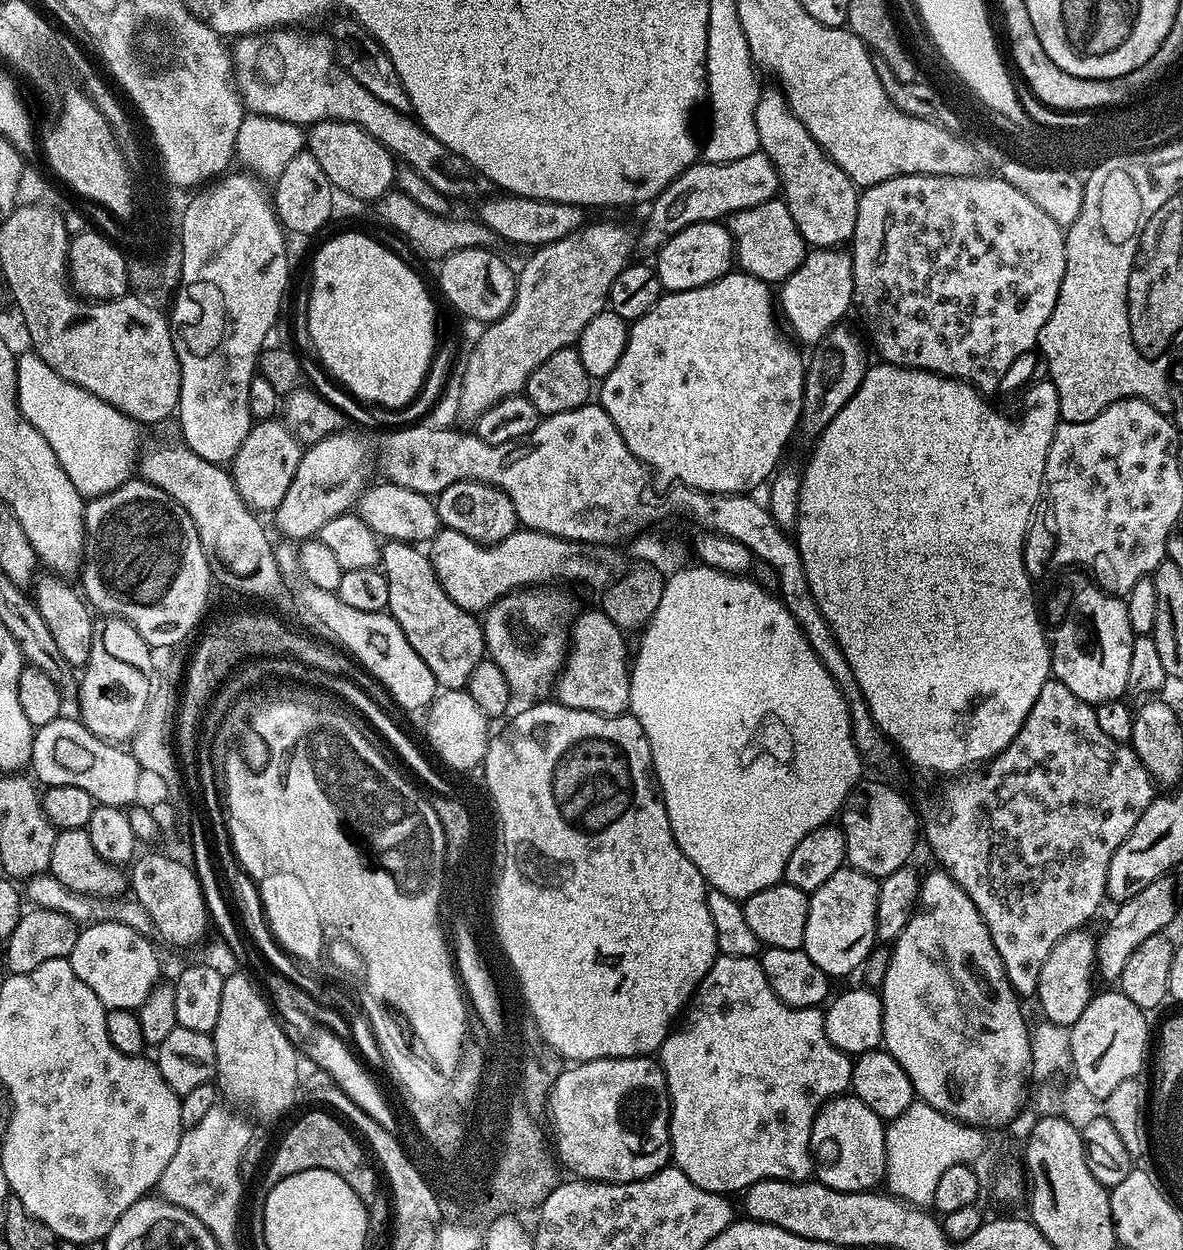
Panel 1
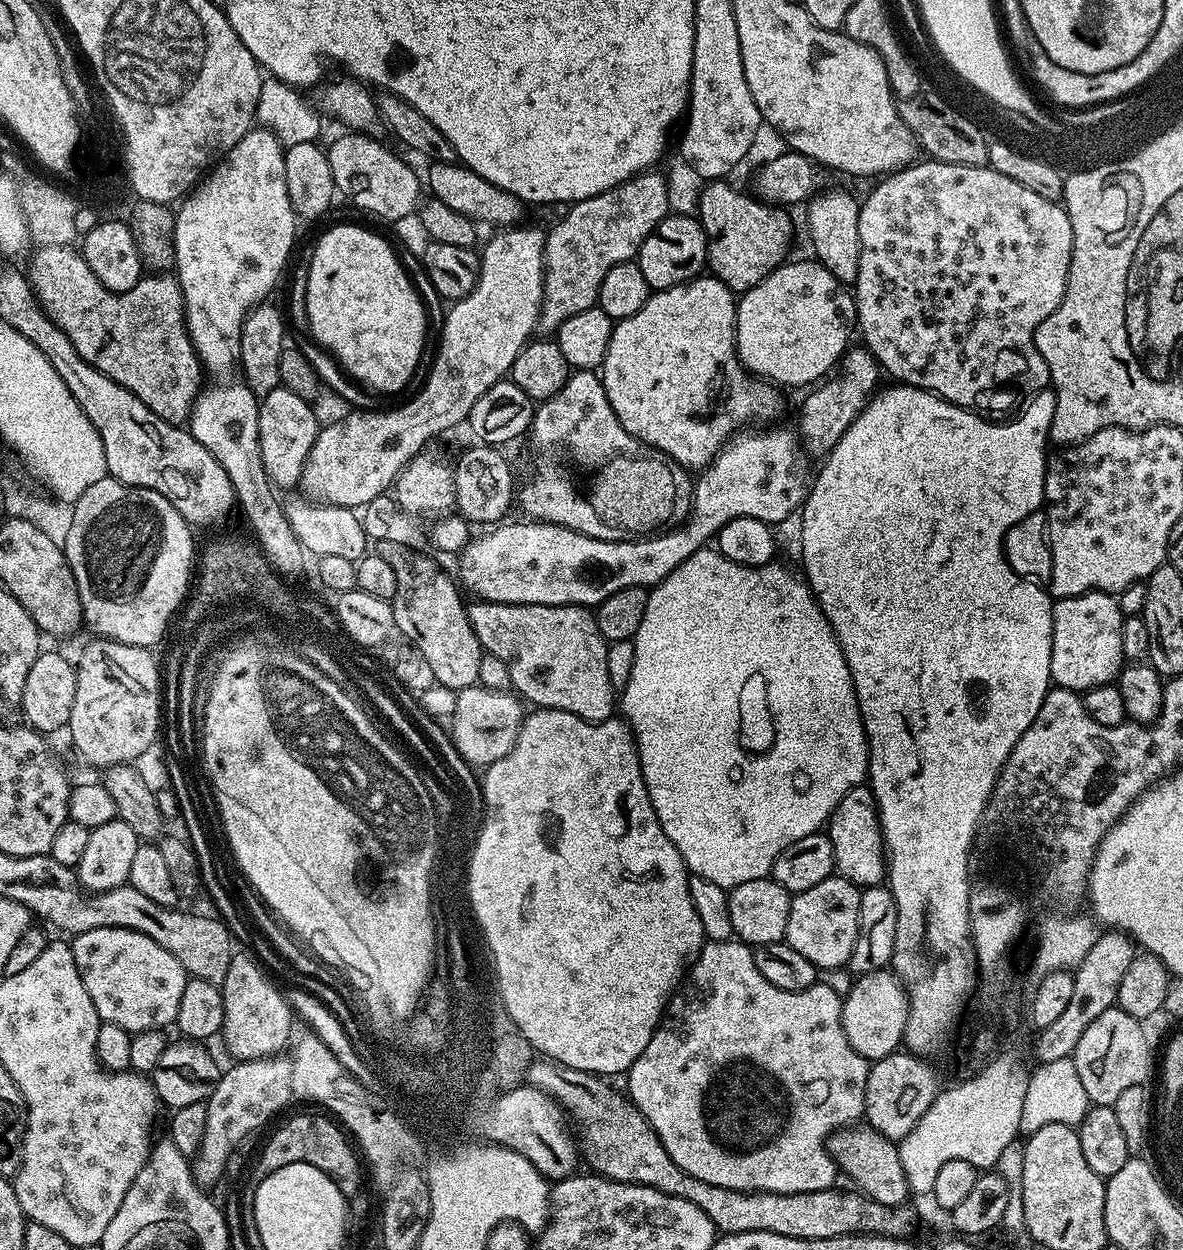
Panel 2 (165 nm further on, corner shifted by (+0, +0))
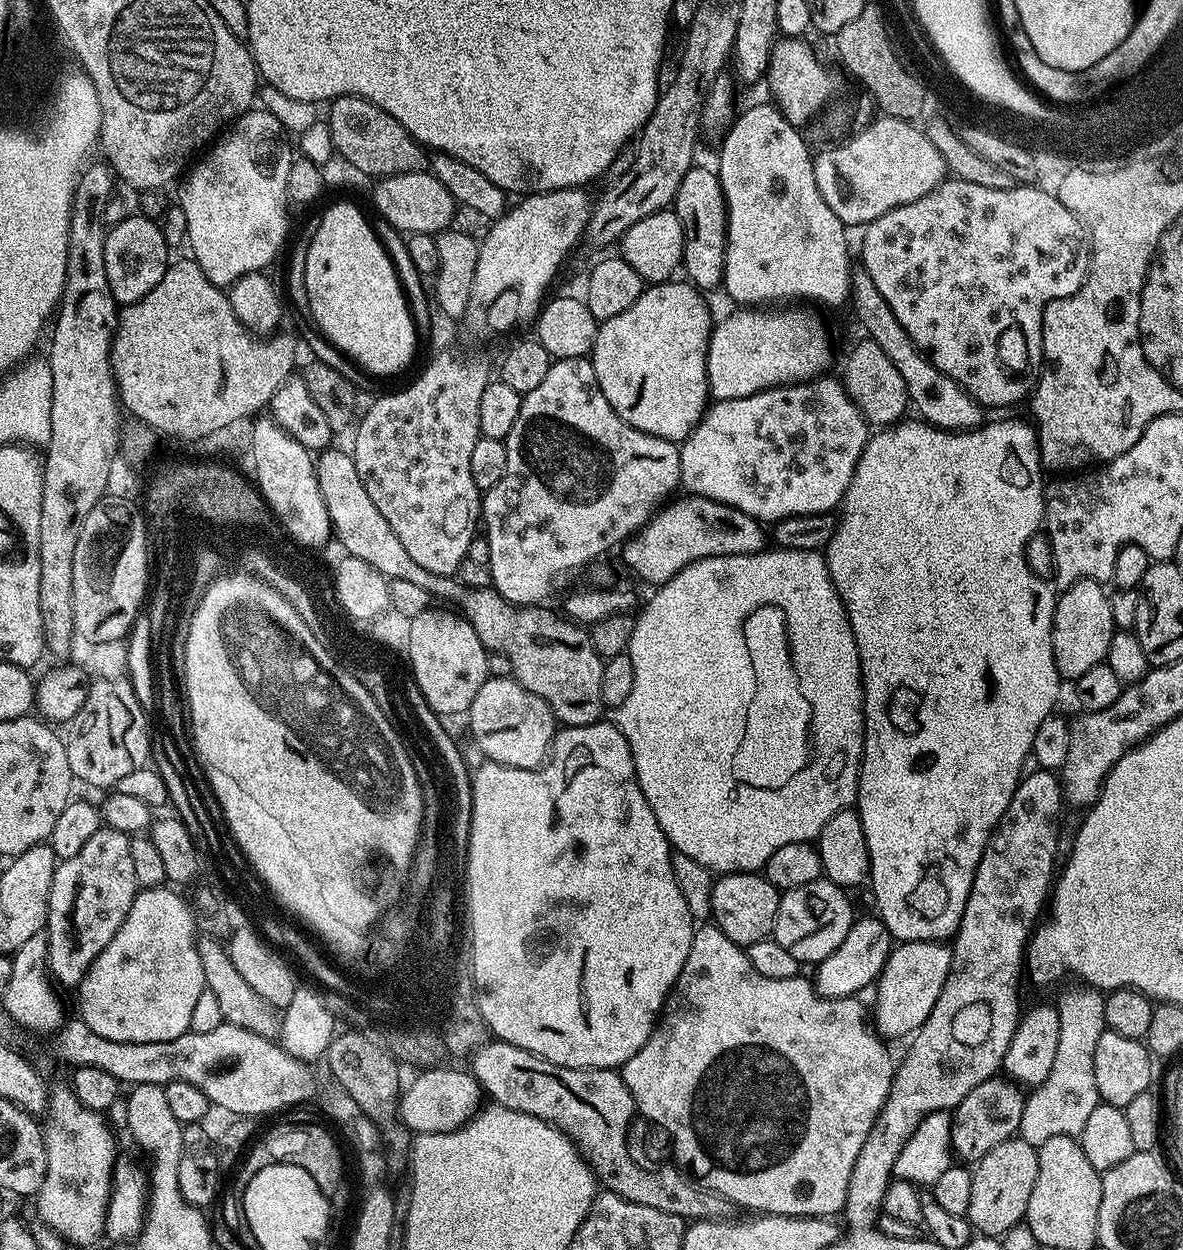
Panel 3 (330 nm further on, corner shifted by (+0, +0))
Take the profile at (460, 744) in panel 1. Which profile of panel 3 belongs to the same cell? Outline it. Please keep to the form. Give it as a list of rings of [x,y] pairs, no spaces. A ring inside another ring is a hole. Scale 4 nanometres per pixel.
[[[490,678],[474,694],[466,719],[472,731],[475,747],[491,763],[505,764],[511,768],[539,768],[545,763],[558,731],[558,721],[552,708],[538,694],[530,694],[516,679]]]

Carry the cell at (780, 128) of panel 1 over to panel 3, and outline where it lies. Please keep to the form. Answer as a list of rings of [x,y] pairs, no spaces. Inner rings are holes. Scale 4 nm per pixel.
[[[863,266],[852,269],[850,308],[856,311],[856,320],[864,327],[863,335],[869,340],[878,342],[882,354],[886,354],[886,358],[894,362],[898,374],[902,374],[902,382],[906,382],[911,407],[914,412],[916,408],[915,415],[919,419],[926,424],[933,424],[936,428],[944,428],[947,432],[967,432],[985,423],[985,409],[963,386],[954,382],[954,378],[942,374],[942,370],[938,370],[929,362],[928,357],[906,334],[906,330],[902,330],[902,322],[894,318],[894,310],[890,310],[886,298],[882,298],[878,286],[874,286],[874,281],[870,278],[870,274],[866,274]]]

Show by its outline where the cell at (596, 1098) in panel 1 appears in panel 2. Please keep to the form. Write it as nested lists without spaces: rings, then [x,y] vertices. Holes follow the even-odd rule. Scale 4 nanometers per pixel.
[[[531,1086],[509,1088],[496,1096],[480,1113],[480,1132],[485,1141],[522,1154],[522,1158],[530,1161],[549,1181],[563,1180],[577,1171],[577,1145],[570,1136],[568,1141],[559,1105],[546,1093]]]

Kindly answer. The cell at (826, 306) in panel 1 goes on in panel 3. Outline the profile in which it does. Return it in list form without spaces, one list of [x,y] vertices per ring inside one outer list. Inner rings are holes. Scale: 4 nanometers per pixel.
[[[744,306],[739,310],[732,310],[724,321],[717,323],[712,330],[712,337],[708,339],[708,357],[706,370],[708,371],[708,391],[713,401],[733,400],[734,398],[750,398],[750,394],[764,392],[768,388],[779,388],[782,384],[802,384],[806,380],[815,380],[827,373],[828,363],[832,360],[832,340],[828,337],[828,328],[812,312],[806,312],[802,306]]]

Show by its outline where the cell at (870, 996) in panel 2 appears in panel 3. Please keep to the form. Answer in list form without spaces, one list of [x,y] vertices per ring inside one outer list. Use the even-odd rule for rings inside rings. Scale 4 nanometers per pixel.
[[[906,940],[897,943],[878,981],[878,999],[875,1001],[872,1022],[875,1031],[885,1039],[909,1037],[930,1018],[930,1010],[934,1010],[934,1002],[938,1002],[938,994],[942,994],[942,986],[946,986],[946,978],[952,965],[952,949],[947,943],[938,940]]]

